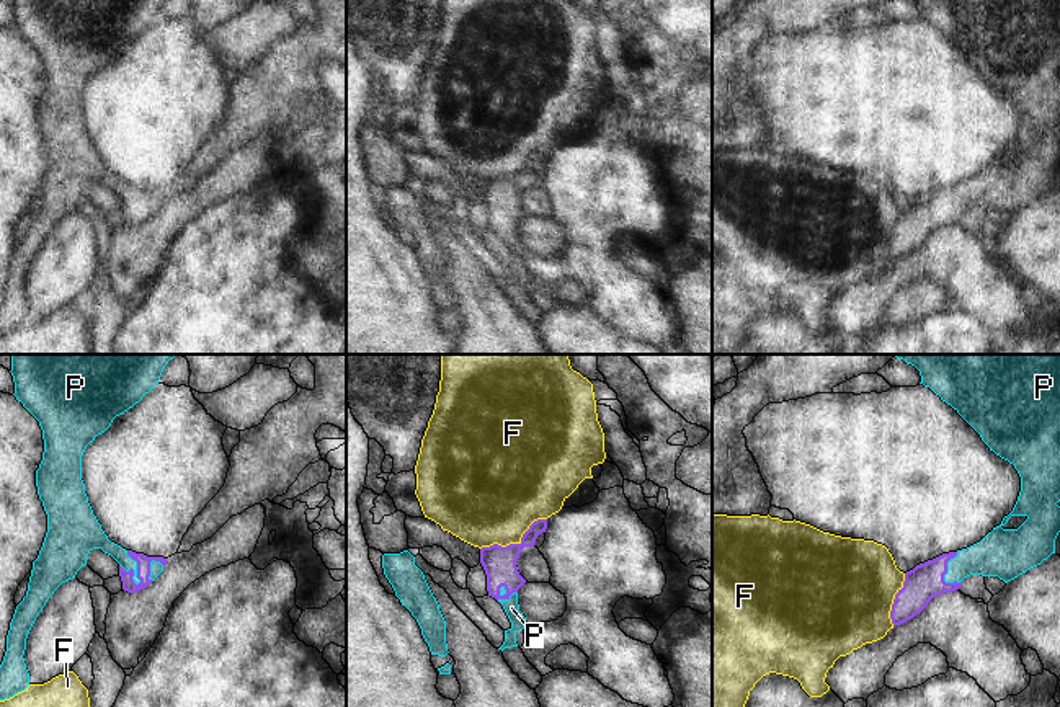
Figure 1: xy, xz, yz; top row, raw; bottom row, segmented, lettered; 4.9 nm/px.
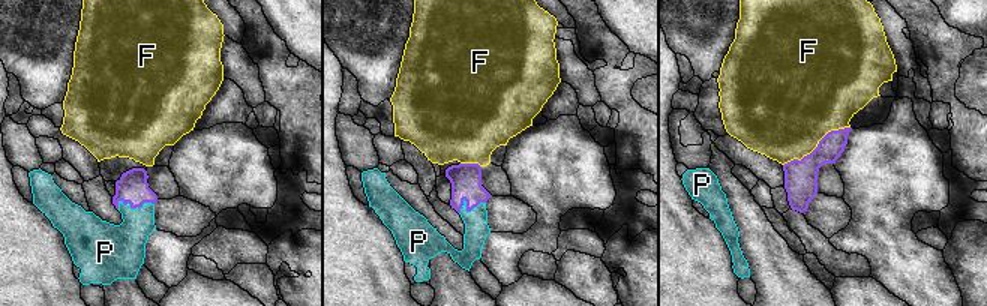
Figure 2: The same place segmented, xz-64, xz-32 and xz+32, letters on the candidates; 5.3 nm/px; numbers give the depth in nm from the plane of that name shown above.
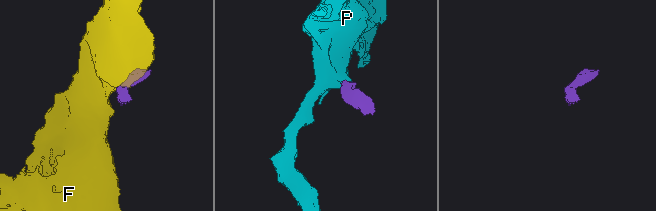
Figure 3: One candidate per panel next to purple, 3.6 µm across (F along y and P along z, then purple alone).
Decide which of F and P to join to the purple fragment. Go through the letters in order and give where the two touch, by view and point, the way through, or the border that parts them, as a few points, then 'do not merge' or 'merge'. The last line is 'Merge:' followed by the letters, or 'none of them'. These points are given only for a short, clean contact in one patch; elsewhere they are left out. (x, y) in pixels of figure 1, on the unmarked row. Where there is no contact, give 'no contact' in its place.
F: xz (515, 178) | do not merge
P: xy (138, 203) | across xy (142, 195), (138, 203), (97, 173) | merge
Merge: P

